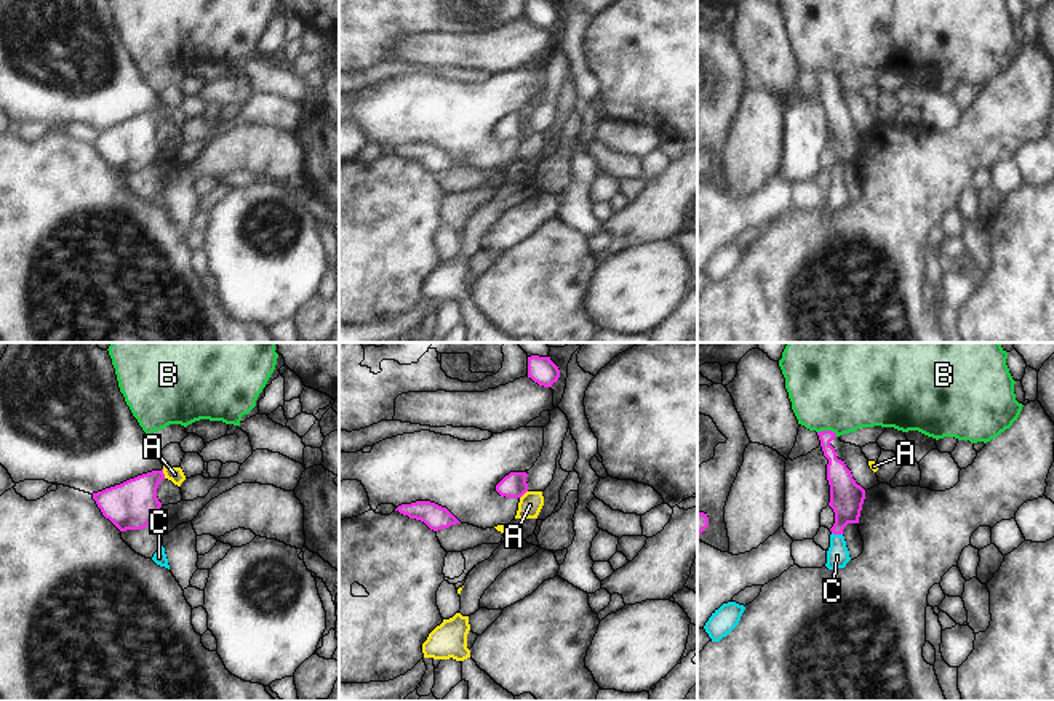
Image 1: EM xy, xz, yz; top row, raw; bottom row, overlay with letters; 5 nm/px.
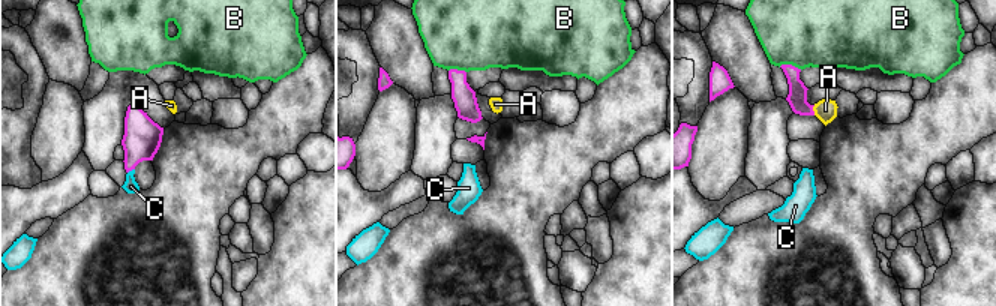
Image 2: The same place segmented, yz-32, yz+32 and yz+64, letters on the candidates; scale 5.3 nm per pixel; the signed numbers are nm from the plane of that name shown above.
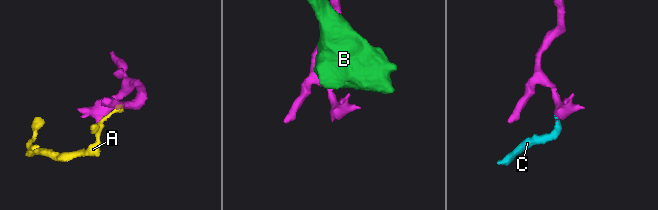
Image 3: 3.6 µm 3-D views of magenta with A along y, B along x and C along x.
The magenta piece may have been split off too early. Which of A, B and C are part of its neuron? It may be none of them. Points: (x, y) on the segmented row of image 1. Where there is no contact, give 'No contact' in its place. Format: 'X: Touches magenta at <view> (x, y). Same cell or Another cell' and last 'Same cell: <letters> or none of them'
A: Touches magenta at xy (163, 474). Another cell
B: Touches magenta at yz (827, 431). Another cell
C: Touches magenta at yz (837, 533). Same cell
Same cell: C.

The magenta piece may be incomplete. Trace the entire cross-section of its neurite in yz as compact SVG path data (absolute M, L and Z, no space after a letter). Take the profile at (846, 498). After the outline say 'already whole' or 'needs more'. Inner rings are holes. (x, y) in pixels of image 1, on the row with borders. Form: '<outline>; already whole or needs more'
M832 431L817 432L824 456L828 459L827 480L830 485L828 506L835 512L835 523L830 528L830 547L827 551L828 570L844 568L851 560L843 530L848 523L859 523L865 490L856 483L844 461L836 458L830 442L836 437Z; needs more

